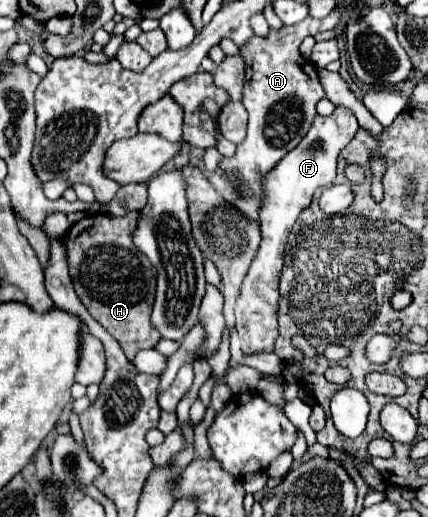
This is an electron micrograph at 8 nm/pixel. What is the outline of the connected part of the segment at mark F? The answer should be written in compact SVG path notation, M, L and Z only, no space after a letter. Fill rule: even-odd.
M336 107L330 117L316 115L310 131L300 141L296 149L292 149L278 165L272 175L264 177L266 199L260 215L262 243L256 259L250 265L250 271L244 277L238 301L236 301L236 331L242 341L244 353L260 353L274 351L274 343L278 337L278 279L284 265L284 247L290 235L292 225L296 223L300 211L312 203L312 195L318 189L328 187L336 177L336 157L348 145L358 129L358 121L354 113L346 107Z

